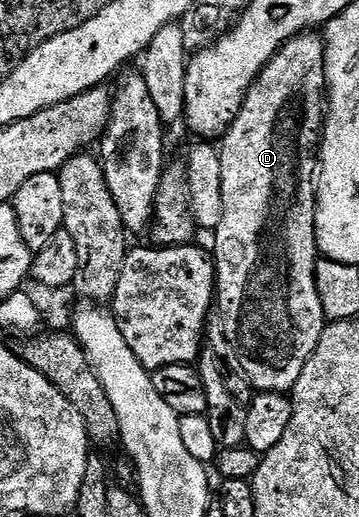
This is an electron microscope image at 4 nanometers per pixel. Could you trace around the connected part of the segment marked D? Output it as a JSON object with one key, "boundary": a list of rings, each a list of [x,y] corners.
{"boundary":[[[306,31],[297,34],[278,53],[265,64],[265,70],[255,79],[245,95],[245,102],[239,115],[233,120],[233,125],[220,138],[219,152],[221,155],[221,170],[223,171],[223,219],[215,231],[217,237],[213,241],[211,256],[217,267],[217,292],[215,305],[221,308],[221,317],[225,320],[225,333],[237,344],[236,364],[247,375],[254,390],[262,393],[288,394],[294,383],[299,379],[307,359],[315,351],[325,326],[323,303],[319,299],[315,271],[319,260],[317,247],[317,199],[315,196],[315,174],[319,169],[319,150],[327,116],[327,86],[325,84],[325,42],[320,34]]]}

